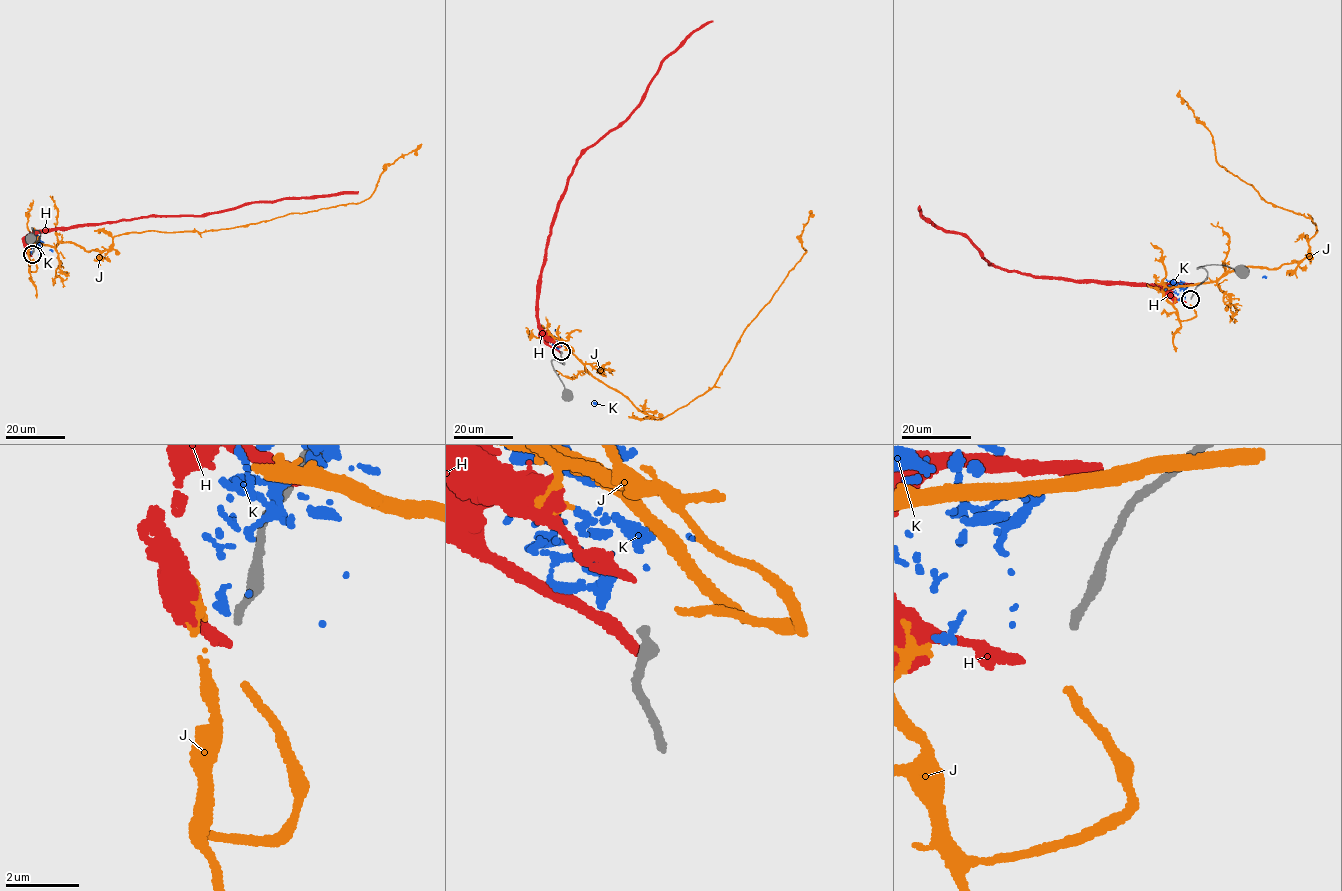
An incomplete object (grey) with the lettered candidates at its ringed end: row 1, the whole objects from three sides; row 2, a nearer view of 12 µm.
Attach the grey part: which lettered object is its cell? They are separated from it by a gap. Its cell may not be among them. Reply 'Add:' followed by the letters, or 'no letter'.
Add: J

